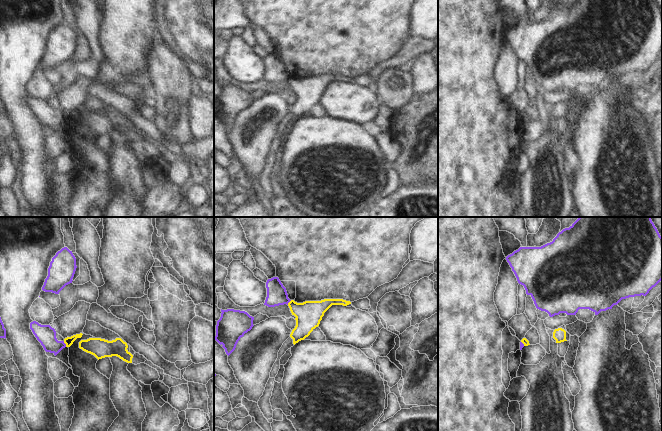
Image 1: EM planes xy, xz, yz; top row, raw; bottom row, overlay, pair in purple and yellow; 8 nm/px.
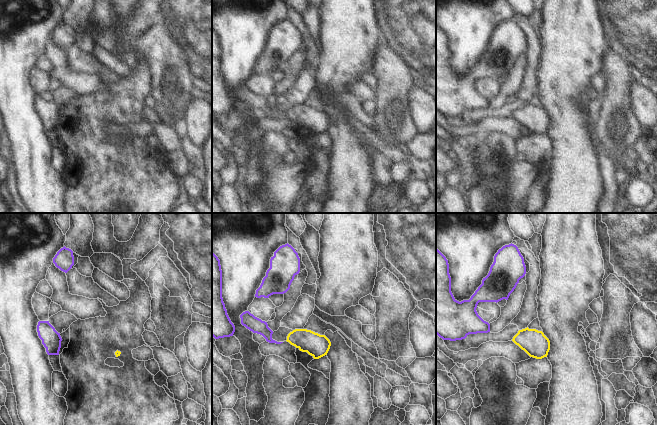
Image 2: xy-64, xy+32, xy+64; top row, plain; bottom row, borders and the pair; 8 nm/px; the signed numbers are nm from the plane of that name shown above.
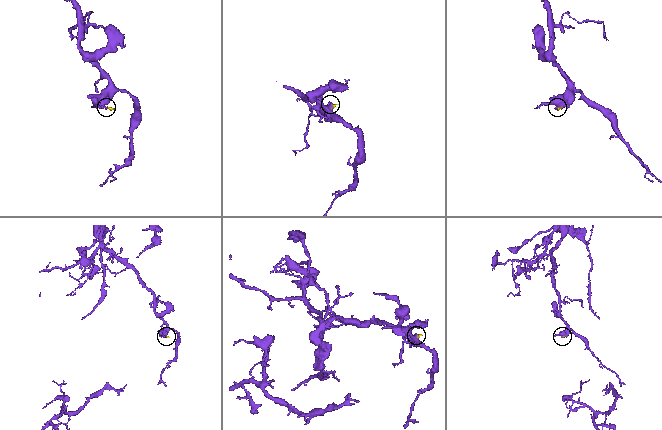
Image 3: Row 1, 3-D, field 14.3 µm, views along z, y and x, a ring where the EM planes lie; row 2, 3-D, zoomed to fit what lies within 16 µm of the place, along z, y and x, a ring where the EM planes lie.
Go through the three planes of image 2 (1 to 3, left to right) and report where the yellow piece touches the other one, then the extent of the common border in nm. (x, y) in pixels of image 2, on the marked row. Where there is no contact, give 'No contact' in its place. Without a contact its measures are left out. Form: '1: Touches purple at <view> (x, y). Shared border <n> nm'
1: No contact
2: No contact
3: No contact.

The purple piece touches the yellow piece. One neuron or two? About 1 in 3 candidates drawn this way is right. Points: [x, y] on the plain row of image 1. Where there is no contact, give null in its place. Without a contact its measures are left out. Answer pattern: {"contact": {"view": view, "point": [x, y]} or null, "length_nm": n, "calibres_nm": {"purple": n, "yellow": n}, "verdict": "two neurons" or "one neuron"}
{"contact": {"view": "xy", "point": [65, 120]}, "length_nm": 50, "calibres_nm": {"purple": 160, "yellow": 70}, "verdict": "two neurons"}

